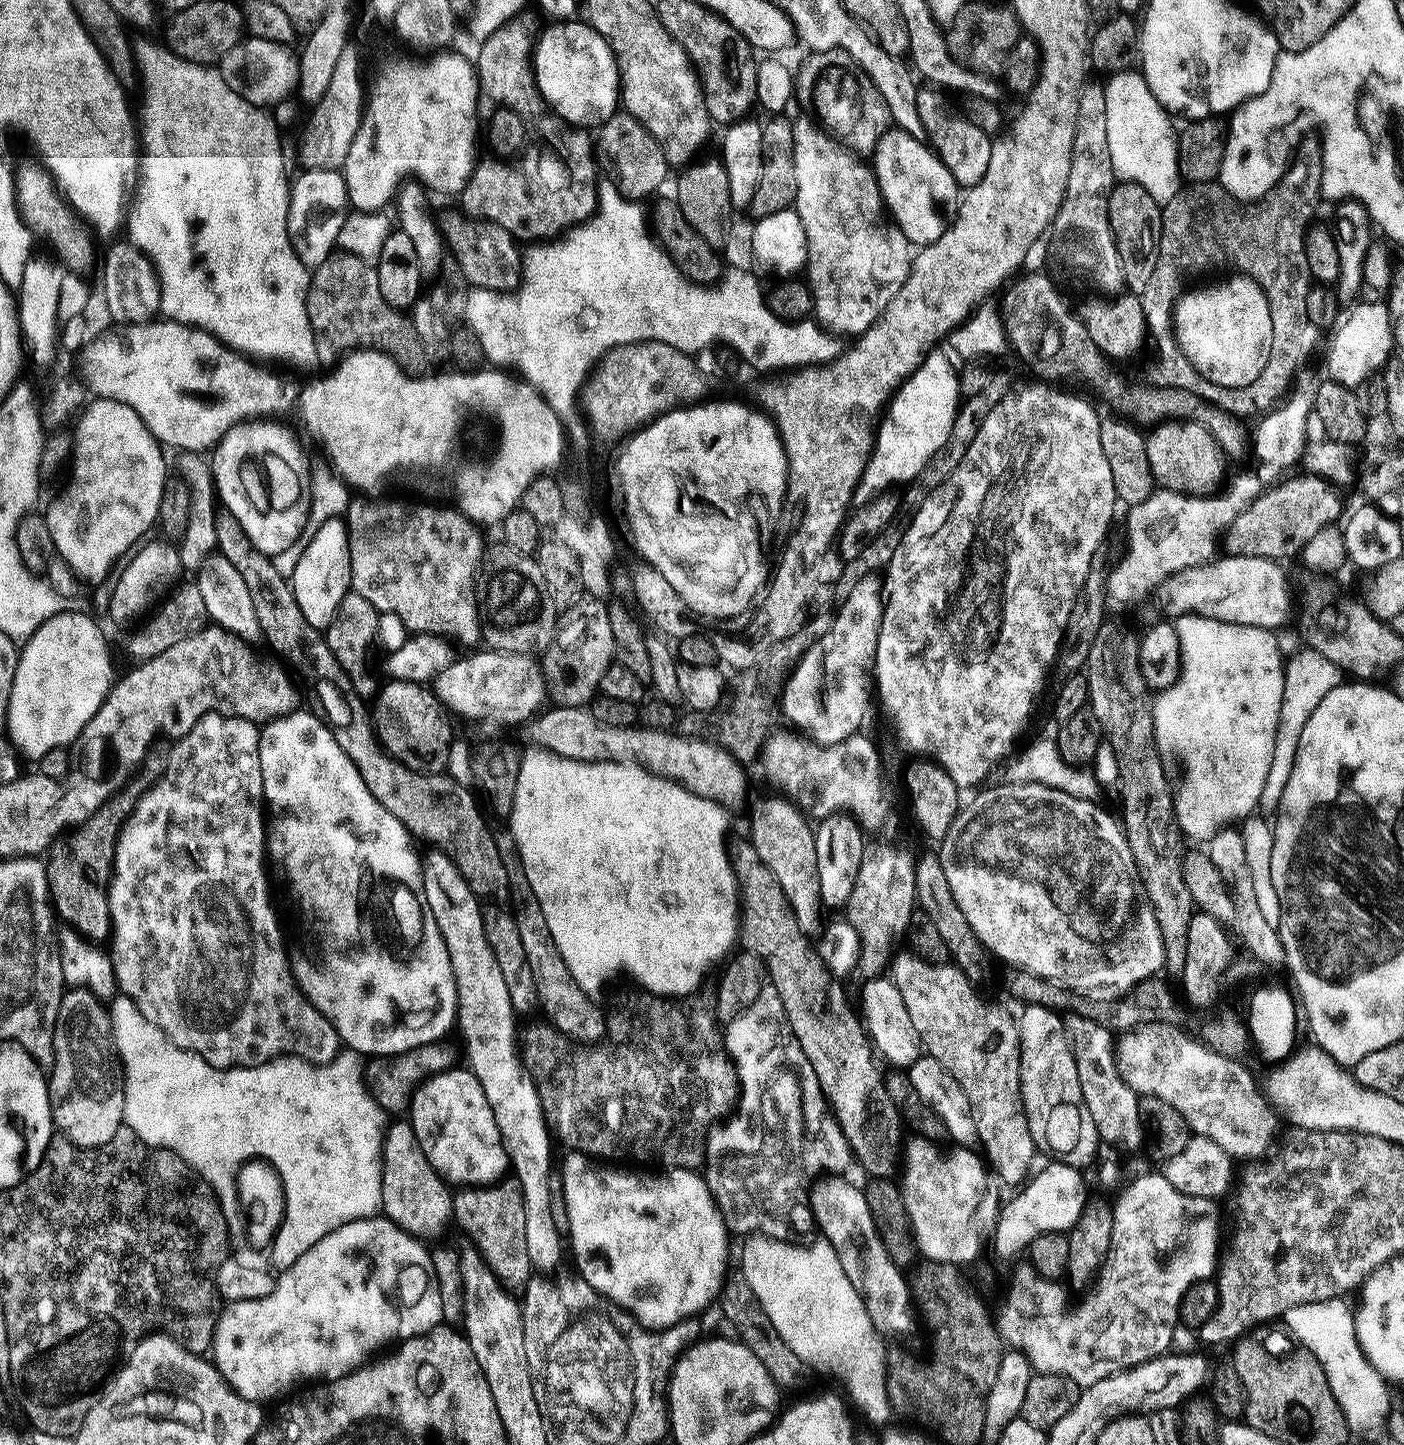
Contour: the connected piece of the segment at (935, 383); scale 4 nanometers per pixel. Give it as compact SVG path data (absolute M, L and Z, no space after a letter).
M933 350L925 356L918 374L913 374L904 381L897 389L886 408L886 415L879 421L876 433L876 443L872 449L872 457L860 476L860 483L856 486L854 493L857 501L868 501L881 490L889 489L890 484L911 482L918 476L927 460L935 451L945 446L949 434L951 434L952 423L956 418L958 405L962 400L960 390L960 377L956 375L958 368L952 365L946 358L946 354L940 350Z

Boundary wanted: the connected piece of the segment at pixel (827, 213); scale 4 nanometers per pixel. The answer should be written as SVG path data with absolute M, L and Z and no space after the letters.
M798 119L794 124L794 207L798 218L802 218L808 243L806 287L810 293L815 323L837 337L855 338L879 318L890 298L894 298L897 290L904 285L914 252L902 230L890 223L871 167L865 161L863 164L858 157L851 156L840 145L843 143L813 124Z

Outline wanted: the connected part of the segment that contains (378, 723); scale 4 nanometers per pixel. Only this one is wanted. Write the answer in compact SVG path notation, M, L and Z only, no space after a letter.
M393 679L387 683L385 688L383 685L379 689L374 700L376 709L370 712L380 743L407 768L416 772L443 773L452 752L452 724L448 721L448 709L440 703L435 691L424 684Z

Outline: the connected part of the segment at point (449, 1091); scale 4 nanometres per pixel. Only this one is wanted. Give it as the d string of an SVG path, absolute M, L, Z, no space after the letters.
M457 1066L452 1068L448 1072L443 1072L437 1076L432 1076L430 1079L425 1080L419 1088L416 1089L416 1095L412 1097L410 1101L410 1123L414 1134L421 1138L427 1138L427 1136L432 1136L432 1141L427 1141L426 1151L428 1153L428 1161L434 1166L434 1170L439 1176L444 1177L445 1181L449 1185L455 1186L455 1184L460 1184L456 1186L491 1186L501 1179L509 1171L510 1161L508 1159L508 1152L504 1149L504 1139L502 1134L498 1130L498 1122L494 1118L494 1110L490 1110L490 1102L486 1098L486 1094L482 1090L482 1086L478 1082L478 1078L471 1072L471 1070L462 1070L463 1067Z

